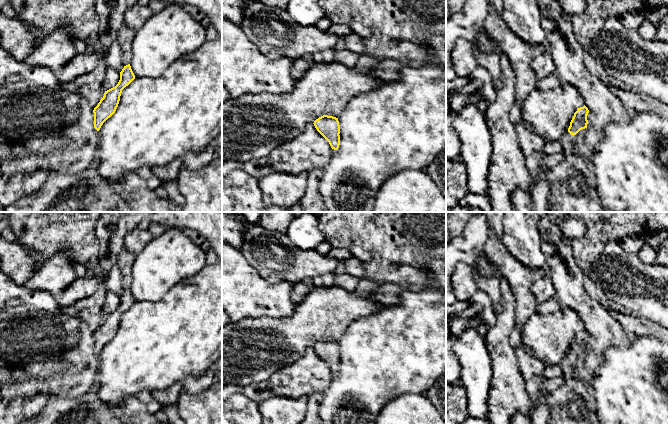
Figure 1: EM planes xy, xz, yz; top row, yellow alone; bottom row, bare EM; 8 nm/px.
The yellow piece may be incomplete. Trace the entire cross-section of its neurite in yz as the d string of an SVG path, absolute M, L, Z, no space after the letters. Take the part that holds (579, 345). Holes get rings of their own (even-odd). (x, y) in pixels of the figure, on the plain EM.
M585 329L578 332L570 346L568 355L560 363L562 369L562 376L564 377L565 381L574 378L573 372L576 367L577 357L580 354L587 352L588 337L589 334Z

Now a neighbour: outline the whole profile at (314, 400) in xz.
M324 391L313 393L307 397L307 410L301 424L323 424L319 417L319 407L323 398Z

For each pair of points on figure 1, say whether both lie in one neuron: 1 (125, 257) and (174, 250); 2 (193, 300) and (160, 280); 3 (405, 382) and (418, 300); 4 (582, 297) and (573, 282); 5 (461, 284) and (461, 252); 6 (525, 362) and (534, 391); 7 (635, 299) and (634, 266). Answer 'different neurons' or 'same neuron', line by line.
1: different neurons
2: different neurons
3: same neuron
4: same neuron
5: different neurons
6: same neuron
7: same neuron

